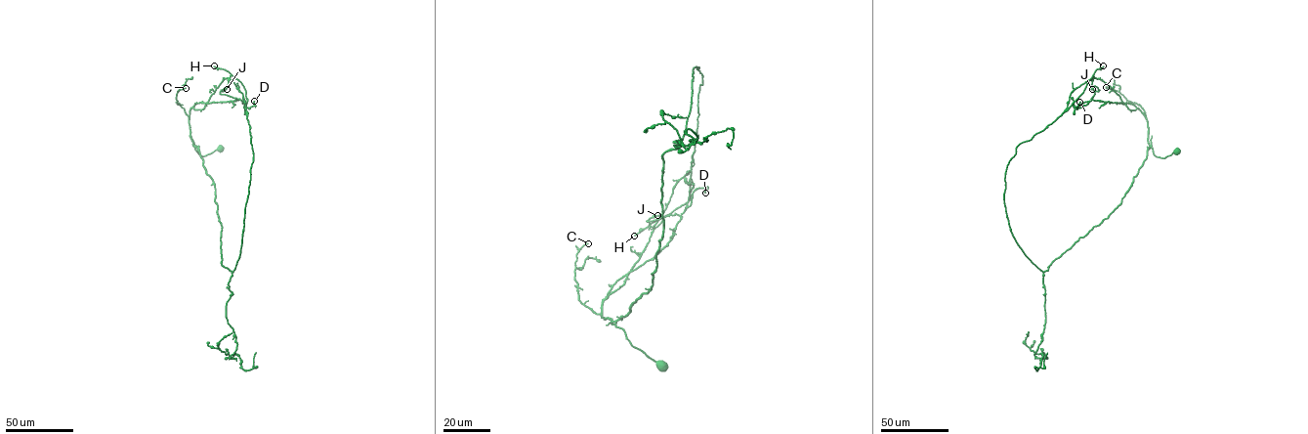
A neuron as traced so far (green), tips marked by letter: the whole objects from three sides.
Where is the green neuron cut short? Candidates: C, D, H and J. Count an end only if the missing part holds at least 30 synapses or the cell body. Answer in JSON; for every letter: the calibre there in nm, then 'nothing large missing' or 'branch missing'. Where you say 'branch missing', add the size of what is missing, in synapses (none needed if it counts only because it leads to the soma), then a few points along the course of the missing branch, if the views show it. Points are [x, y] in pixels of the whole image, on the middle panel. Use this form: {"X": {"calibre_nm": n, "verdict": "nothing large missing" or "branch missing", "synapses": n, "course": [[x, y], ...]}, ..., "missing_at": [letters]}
{"C": {"calibre_nm": 120, "verdict": "nothing large missing"}, "D": {"calibre_nm": 180, "verdict": "nothing large missing"}, "H": {"calibre_nm": 200, "verdict": "branch missing", "synapses": 80}, "J": {"calibre_nm": 170, "verdict": "nothing large missing"}, "missing_at": ["H"]}

